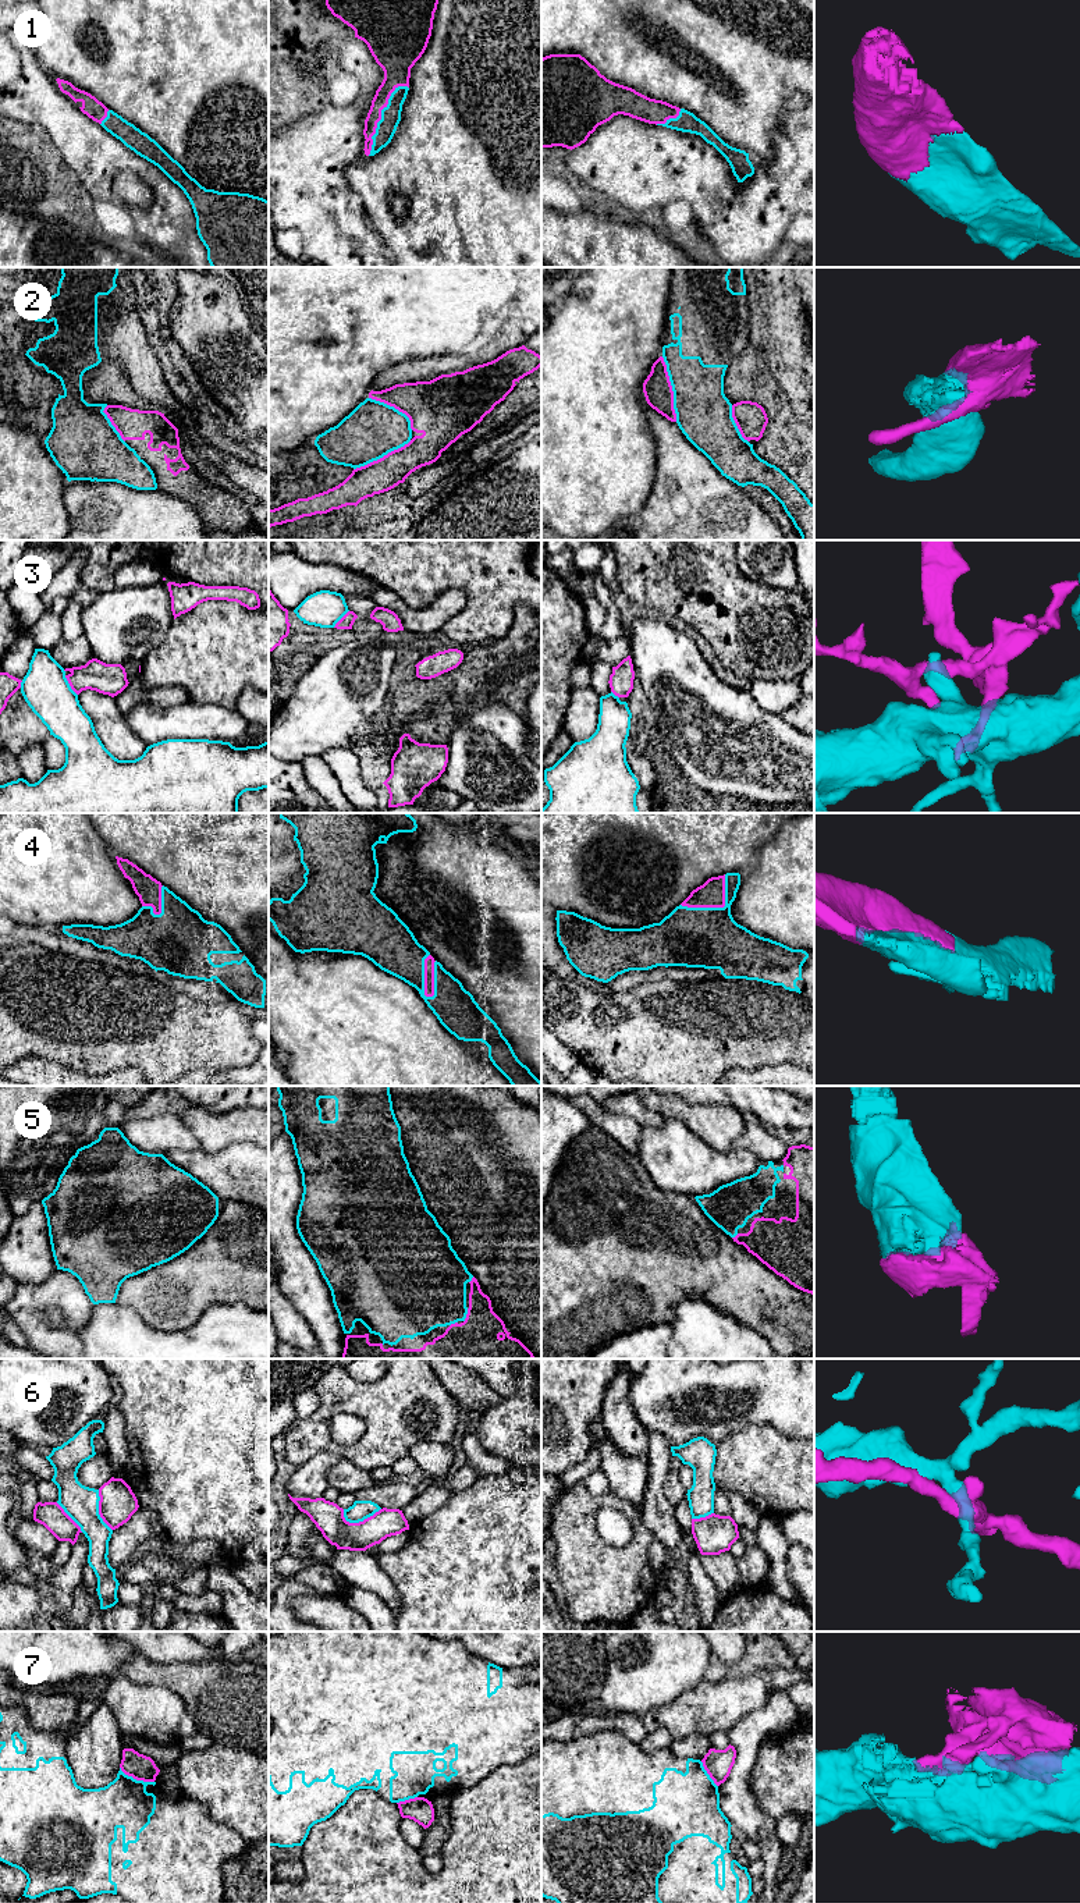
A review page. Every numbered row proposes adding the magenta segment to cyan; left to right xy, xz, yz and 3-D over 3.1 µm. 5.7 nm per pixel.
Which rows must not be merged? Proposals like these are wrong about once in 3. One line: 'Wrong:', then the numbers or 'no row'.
Wrong: 2, 3, 6, 7

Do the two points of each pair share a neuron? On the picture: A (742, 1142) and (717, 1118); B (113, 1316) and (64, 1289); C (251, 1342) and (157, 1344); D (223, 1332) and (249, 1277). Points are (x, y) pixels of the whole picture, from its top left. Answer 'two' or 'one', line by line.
A: two
B: two
C: one
D: two

